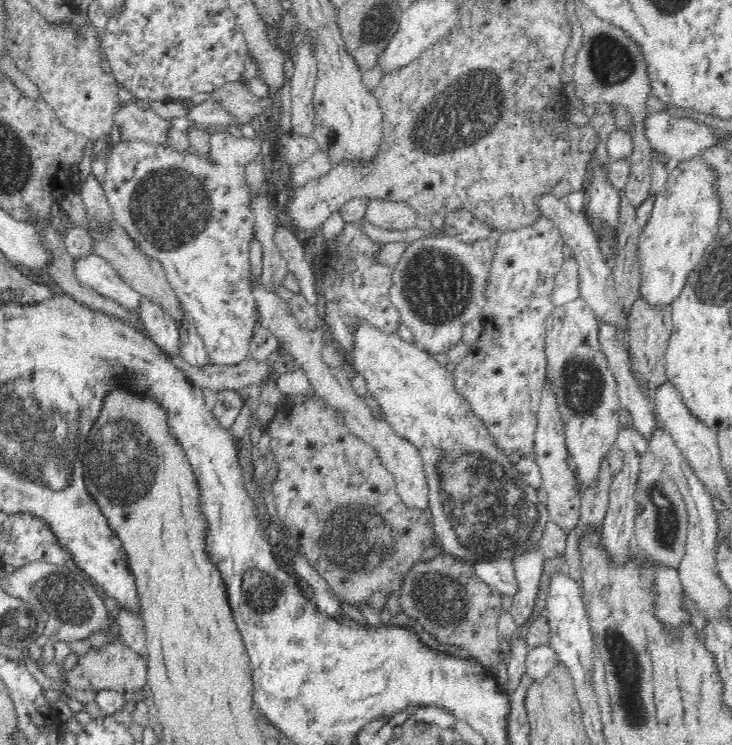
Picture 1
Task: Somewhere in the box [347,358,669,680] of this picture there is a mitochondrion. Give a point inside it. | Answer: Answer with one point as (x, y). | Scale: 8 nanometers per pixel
(489, 512)

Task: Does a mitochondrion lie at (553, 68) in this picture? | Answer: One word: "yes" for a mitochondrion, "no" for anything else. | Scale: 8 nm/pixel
no

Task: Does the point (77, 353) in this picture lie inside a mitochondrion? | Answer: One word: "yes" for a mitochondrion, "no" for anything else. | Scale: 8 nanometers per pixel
no

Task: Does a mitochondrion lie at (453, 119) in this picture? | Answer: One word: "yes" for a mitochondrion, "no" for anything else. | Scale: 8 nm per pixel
yes

